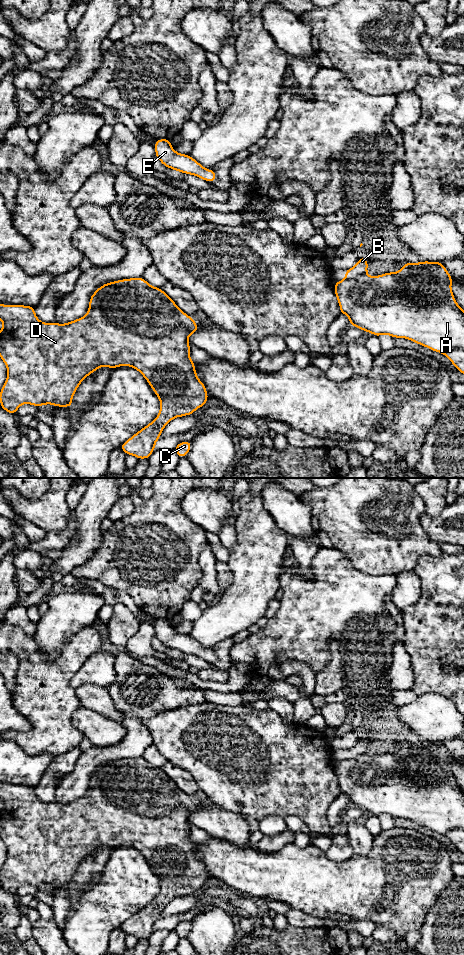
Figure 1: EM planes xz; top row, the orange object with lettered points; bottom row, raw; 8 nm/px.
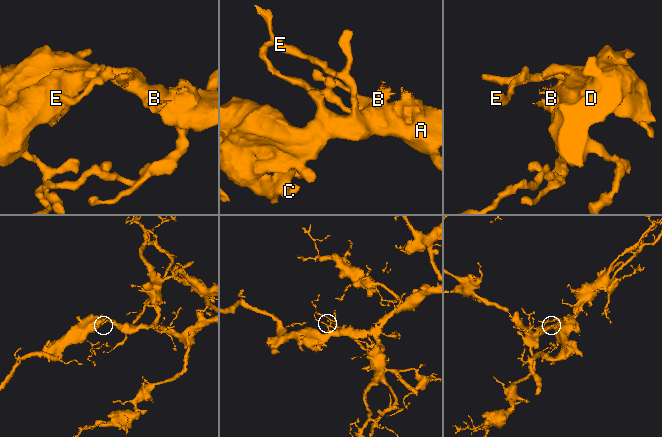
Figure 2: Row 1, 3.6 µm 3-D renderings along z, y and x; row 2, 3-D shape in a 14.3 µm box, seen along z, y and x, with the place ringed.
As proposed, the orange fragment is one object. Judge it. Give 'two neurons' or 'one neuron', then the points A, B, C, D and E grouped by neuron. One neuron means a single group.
two neurons | A C D E / B

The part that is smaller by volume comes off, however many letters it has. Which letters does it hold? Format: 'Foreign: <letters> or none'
Foreign: B

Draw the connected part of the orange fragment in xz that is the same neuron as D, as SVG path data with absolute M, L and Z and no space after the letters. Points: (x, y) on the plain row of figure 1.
M143 757L121 759L114 762L108 762L100 766L90 777L89 789L86 795L68 803L58 804L54 801L44 803L37 798L34 786L4 785L1 783L0 800L3 802L3 808L0 810L0 838L7 846L7 858L0 871L0 887L9 894L17 894L18 887L23 884L30 884L37 887L46 884L51 884L56 887L73 887L72 878L76 873L79 864L83 862L88 855L103 846L107 846L111 850L119 846L133 847L142 854L151 866L153 872L159 878L160 892L152 902L126 920L119 928L125 932L126 935L133 935L138 939L149 939L155 930L155 923L160 919L163 909L172 899L191 895L198 888L203 887L207 883L209 876L206 866L199 860L195 851L195 842L190 839L190 823L188 821L188 817L199 810L197 803L191 796L183 792L161 768L151 766Z

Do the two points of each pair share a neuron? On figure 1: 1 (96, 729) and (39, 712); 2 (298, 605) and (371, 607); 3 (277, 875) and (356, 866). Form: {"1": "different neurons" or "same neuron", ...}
{"1": "different neurons", "2": "same neuron", "3": "same neuron"}

